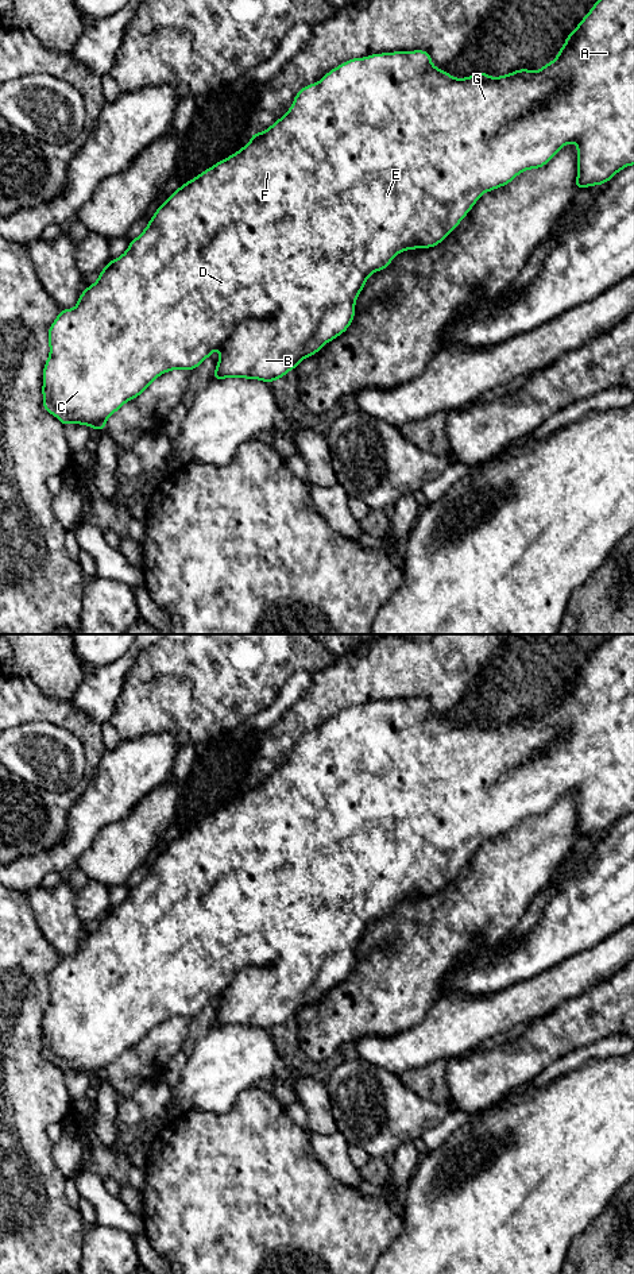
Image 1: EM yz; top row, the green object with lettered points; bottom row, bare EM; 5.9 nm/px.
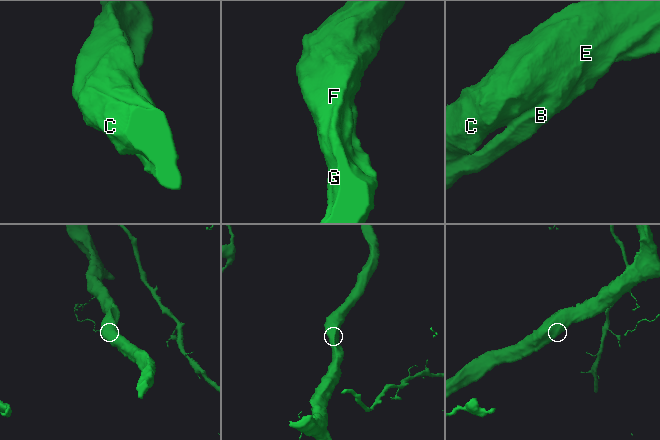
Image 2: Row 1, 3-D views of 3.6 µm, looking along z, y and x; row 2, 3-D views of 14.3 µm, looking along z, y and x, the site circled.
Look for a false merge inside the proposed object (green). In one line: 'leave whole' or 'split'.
leave whole

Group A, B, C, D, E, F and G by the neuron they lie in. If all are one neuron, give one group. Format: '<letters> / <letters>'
A B C D E F G

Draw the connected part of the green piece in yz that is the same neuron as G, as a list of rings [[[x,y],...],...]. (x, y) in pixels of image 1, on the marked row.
[[[598,0],[573,32],[567,34],[565,45],[557,51],[560,55],[537,72],[519,69],[498,78],[483,72],[455,78],[433,66],[425,50],[371,54],[345,61],[318,82],[304,86],[290,109],[264,132],[254,132],[237,153],[182,184],[169,196],[144,231],[129,242],[127,251],[112,259],[100,271],[98,279],[81,293],[77,306],[59,312],[49,328],[50,355],[43,367],[43,409],[62,425],[74,422],[105,431],[108,417],[139,397],[159,375],[171,370],[192,371],[214,350],[220,351],[220,359],[213,381],[239,377],[272,383],[348,329],[355,317],[355,302],[374,271],[387,269],[393,258],[406,250],[440,244],[486,192],[507,185],[529,169],[545,166],[568,143],[577,144],[576,190],[606,184],[618,171],[634,165],[634,0]]]

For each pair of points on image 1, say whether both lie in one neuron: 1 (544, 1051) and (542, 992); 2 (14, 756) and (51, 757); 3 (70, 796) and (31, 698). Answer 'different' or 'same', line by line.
1: different
2: same
3: same

